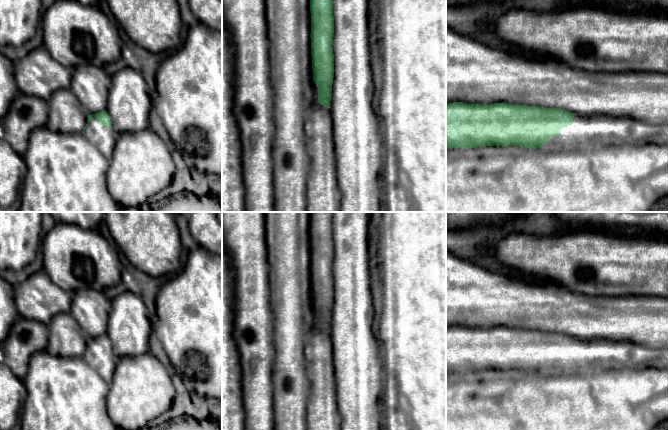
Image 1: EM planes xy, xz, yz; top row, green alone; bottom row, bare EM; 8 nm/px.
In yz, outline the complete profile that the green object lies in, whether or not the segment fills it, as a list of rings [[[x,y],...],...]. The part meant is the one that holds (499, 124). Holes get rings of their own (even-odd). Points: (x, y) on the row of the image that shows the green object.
[[[446,103],[446,149],[520,146],[544,151],[589,150],[623,145],[668,145],[668,124],[648,124],[629,116],[578,116],[560,108],[493,103]]]

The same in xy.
[[[105,111],[89,115],[83,133],[100,150],[104,157],[108,160],[112,158],[115,137],[110,116]]]

